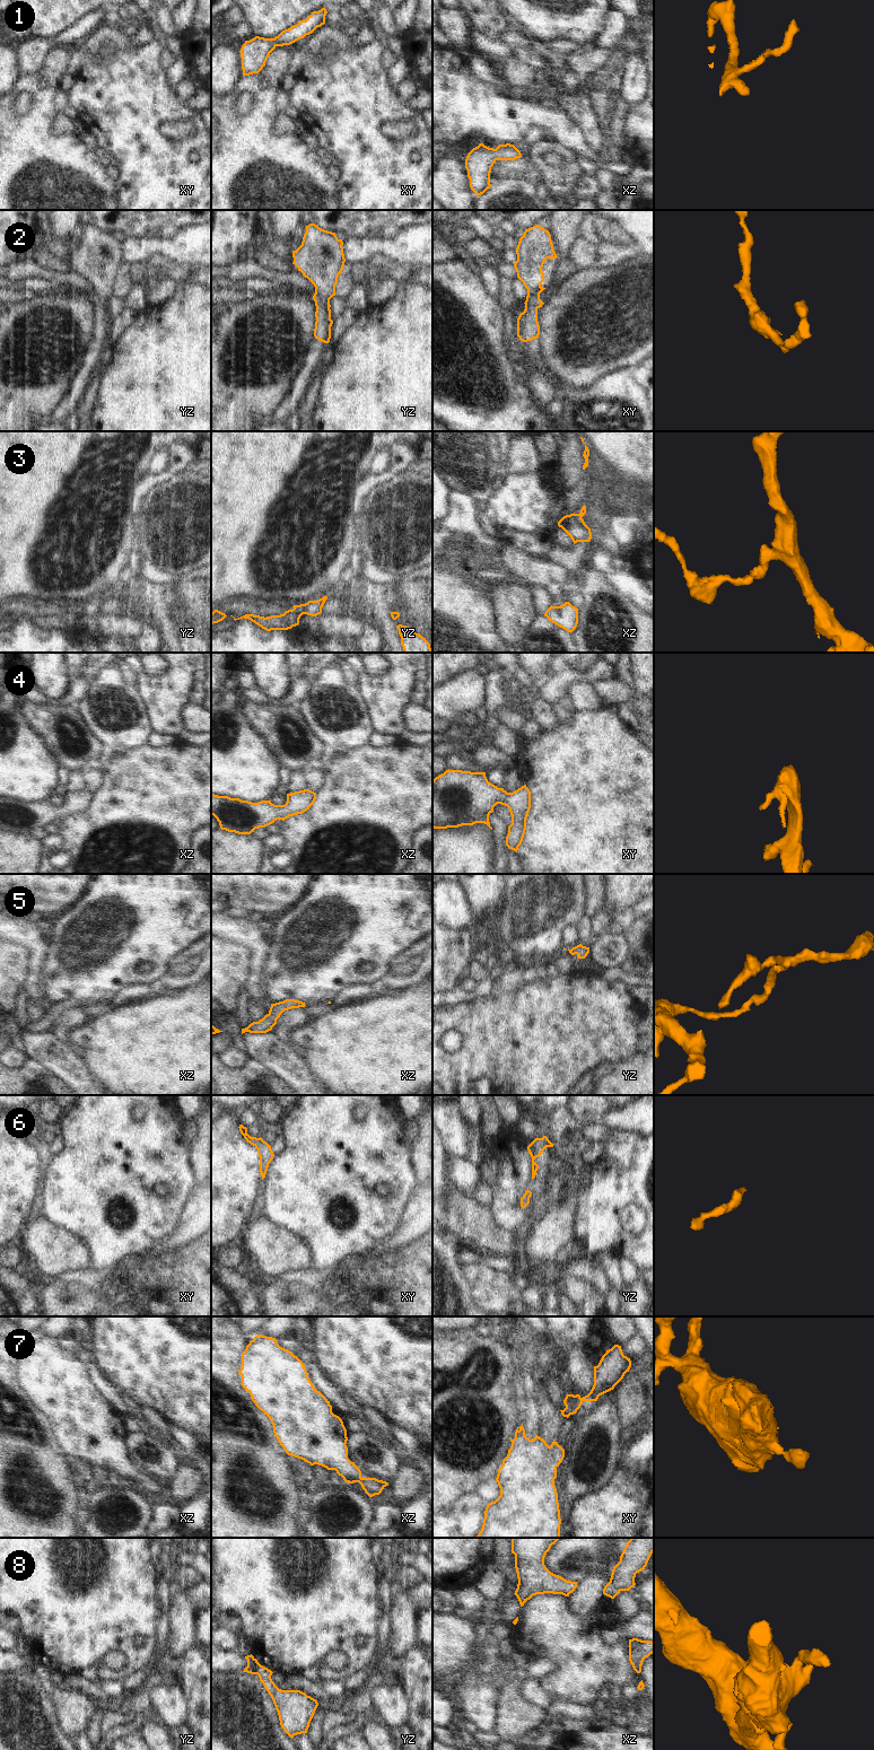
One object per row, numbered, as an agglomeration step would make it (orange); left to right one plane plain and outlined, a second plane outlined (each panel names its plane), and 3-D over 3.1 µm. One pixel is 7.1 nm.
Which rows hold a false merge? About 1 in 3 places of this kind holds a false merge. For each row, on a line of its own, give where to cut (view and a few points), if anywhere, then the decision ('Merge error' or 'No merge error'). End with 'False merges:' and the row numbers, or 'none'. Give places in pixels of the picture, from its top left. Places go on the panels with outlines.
1: No split. No merge error
2: No split. No merge error
3: Split along yz (294, 607), (300, 615). Merge error
4: No split. No merge error
5: No split. No merge error
6: No split. No merge error
7: No split. No merge error
8: Split along xz (609, 1582), (620, 1590). Merge error
False merges: 3, 8.

